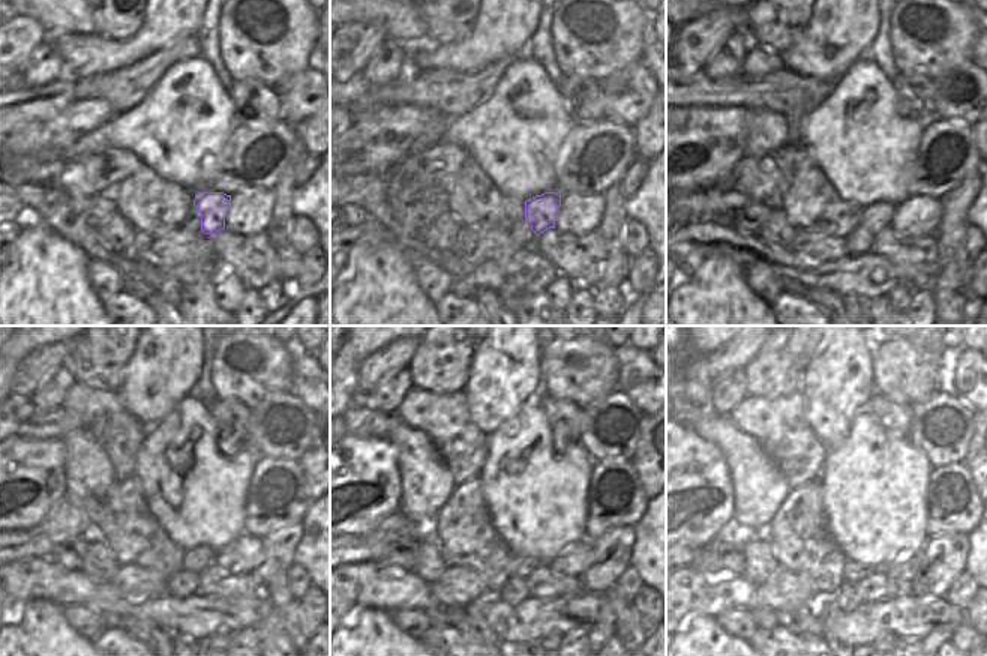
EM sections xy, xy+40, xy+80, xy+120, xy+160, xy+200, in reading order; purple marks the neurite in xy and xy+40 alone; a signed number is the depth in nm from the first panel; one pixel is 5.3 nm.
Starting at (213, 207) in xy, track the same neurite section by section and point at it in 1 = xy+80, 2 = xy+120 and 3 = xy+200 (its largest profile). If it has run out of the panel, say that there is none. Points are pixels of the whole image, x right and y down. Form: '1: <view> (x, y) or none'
1: xy+80 (875, 218)
2: xy+120 (198, 559)
3: xy+200 (852, 571)

